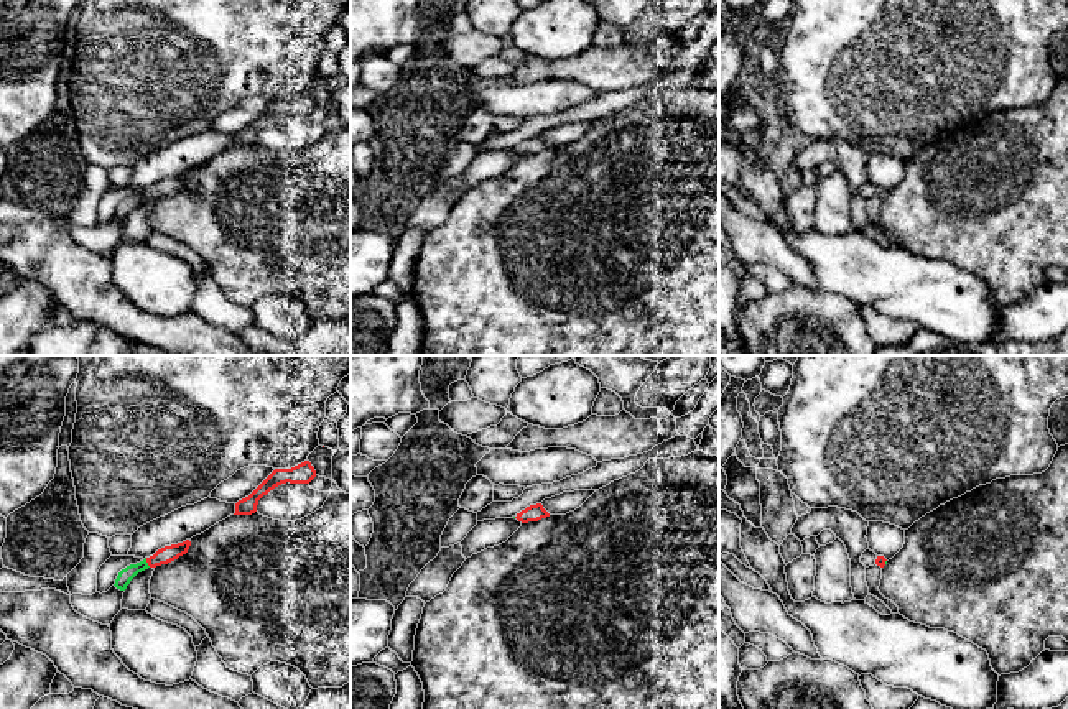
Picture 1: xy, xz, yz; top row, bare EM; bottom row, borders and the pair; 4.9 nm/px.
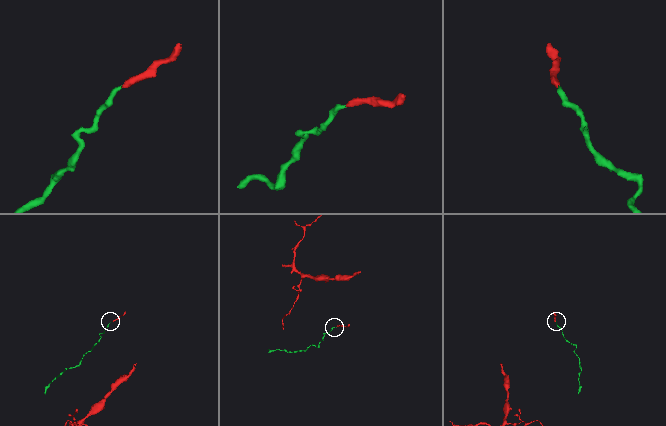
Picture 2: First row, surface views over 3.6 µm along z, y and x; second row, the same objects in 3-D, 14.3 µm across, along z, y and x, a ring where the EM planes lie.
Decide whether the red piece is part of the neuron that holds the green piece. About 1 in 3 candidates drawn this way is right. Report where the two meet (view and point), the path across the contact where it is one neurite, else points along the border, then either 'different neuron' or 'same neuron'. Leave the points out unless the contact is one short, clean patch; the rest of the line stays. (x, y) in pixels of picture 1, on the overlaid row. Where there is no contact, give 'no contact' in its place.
xy (147, 563) | across xy (124, 578), (147, 563), (168, 553) | same neuron

